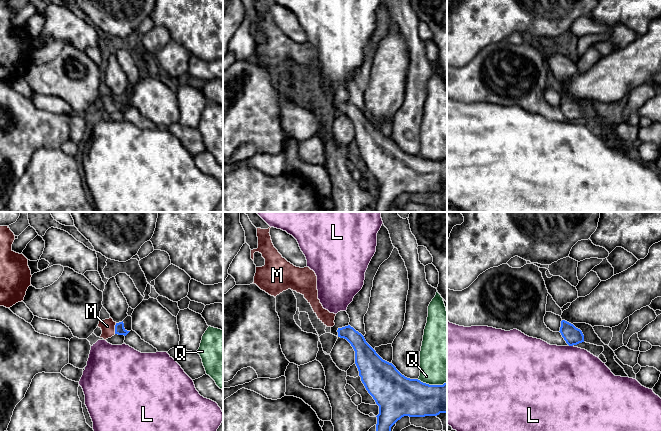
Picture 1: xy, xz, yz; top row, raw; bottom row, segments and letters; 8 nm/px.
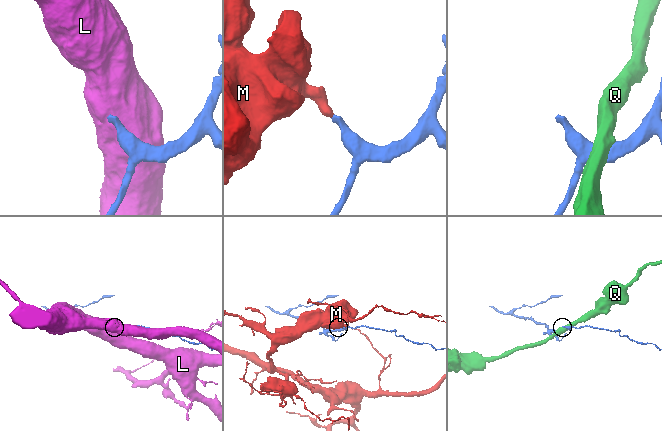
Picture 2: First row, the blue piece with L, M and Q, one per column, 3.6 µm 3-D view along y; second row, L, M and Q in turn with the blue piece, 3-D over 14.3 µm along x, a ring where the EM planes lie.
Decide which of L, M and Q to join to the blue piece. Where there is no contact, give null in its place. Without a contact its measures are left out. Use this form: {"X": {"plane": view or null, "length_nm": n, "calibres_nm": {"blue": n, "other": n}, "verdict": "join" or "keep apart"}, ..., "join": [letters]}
{"L": {"plane": "yz", "length_nm": 30, "calibres_nm": {"blue": 140, "other": 480}, "verdict": "keep apart"}, "M": {"plane": "xy", "length_nm": 90, "calibres_nm": {"blue": 80, "other": 120}, "verdict": "join"}, "Q": {"plane": "xz", "length_nm": 240, "calibres_nm": {"blue": 300, "other": 420}, "verdict": "keep apart"}, "join": ["M"]}

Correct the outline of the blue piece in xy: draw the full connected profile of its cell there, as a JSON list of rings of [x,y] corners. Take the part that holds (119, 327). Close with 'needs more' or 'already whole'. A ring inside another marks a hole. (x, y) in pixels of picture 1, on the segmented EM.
[[[112,318],[99,321],[97,327],[102,330],[100,338],[103,338],[104,340],[111,338],[115,334],[126,336],[130,332],[124,328],[123,321],[116,323]]] | needs more

